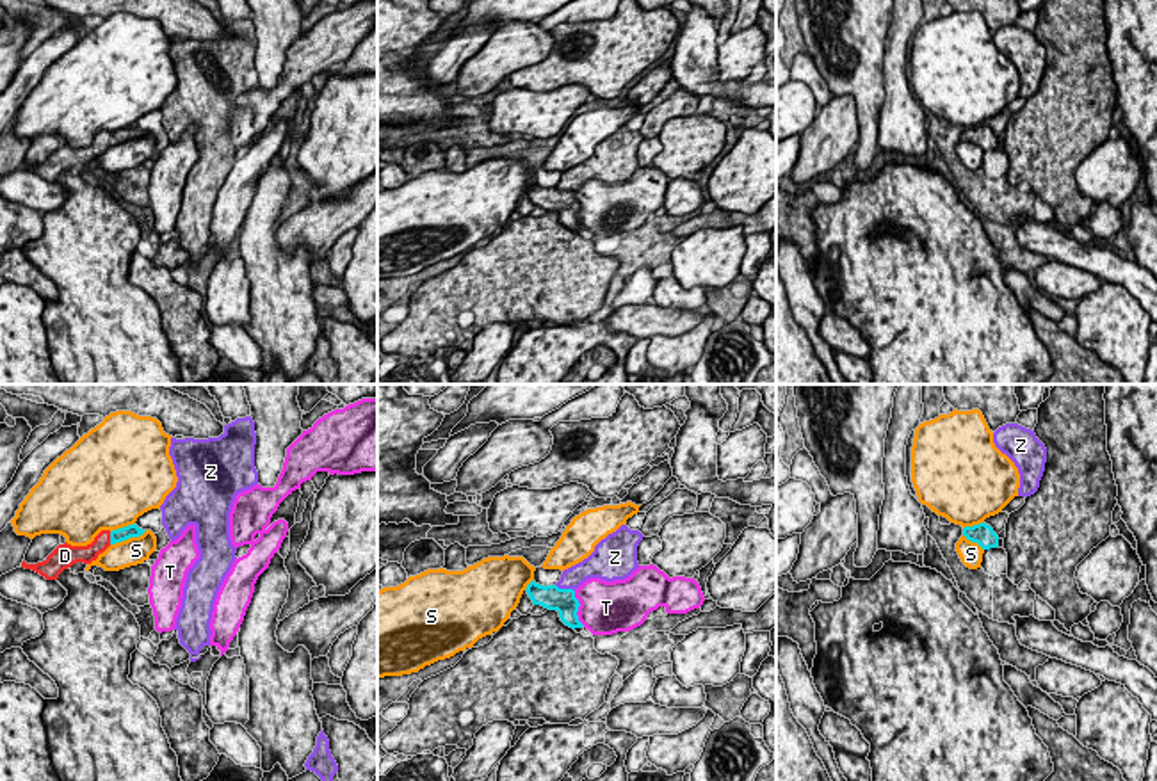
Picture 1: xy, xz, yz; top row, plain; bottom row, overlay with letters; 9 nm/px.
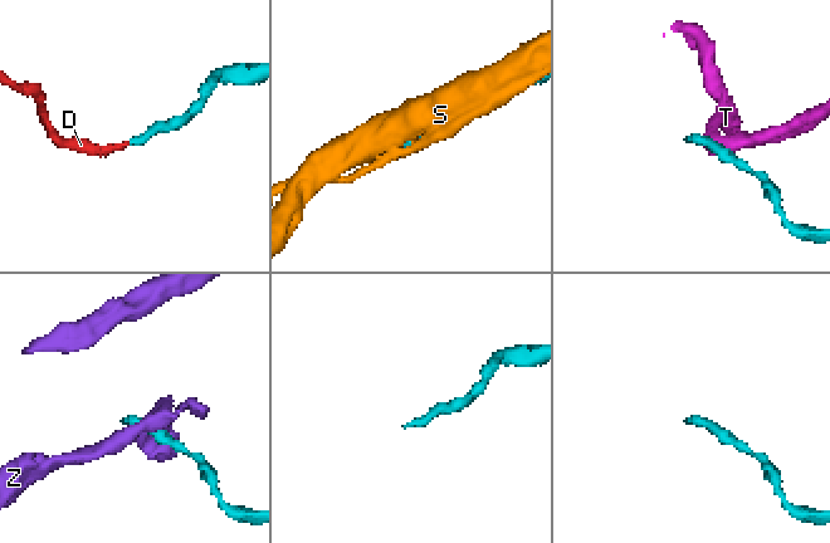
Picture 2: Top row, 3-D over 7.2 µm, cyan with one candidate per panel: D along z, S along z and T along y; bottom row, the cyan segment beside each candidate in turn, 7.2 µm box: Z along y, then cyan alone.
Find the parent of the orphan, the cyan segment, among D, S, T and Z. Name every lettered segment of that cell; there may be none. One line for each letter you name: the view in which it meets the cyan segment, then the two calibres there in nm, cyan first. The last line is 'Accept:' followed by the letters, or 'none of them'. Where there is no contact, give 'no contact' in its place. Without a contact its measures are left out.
D: contact in xy; calibres 130 and 160 nm
Accept: D

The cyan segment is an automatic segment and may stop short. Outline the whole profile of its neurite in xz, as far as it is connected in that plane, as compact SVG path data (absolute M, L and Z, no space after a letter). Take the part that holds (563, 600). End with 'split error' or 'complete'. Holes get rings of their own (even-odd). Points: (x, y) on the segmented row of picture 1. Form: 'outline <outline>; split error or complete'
outline M534 580L527 585L527 594L534 605L541 605L548 610L557 610L561 621L570 628L582 628L578 621L578 600L573 589L559 589L557 585L539 585Z; complete

